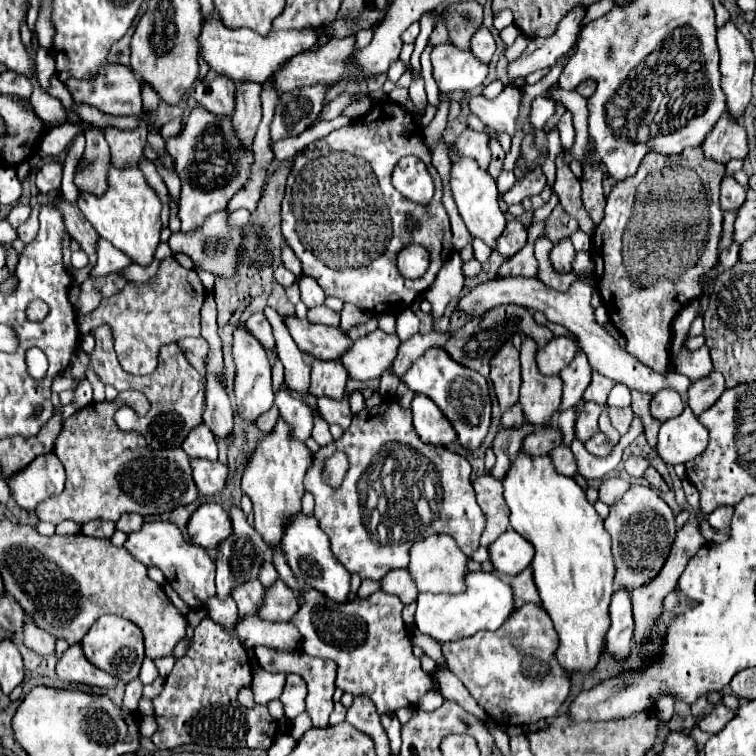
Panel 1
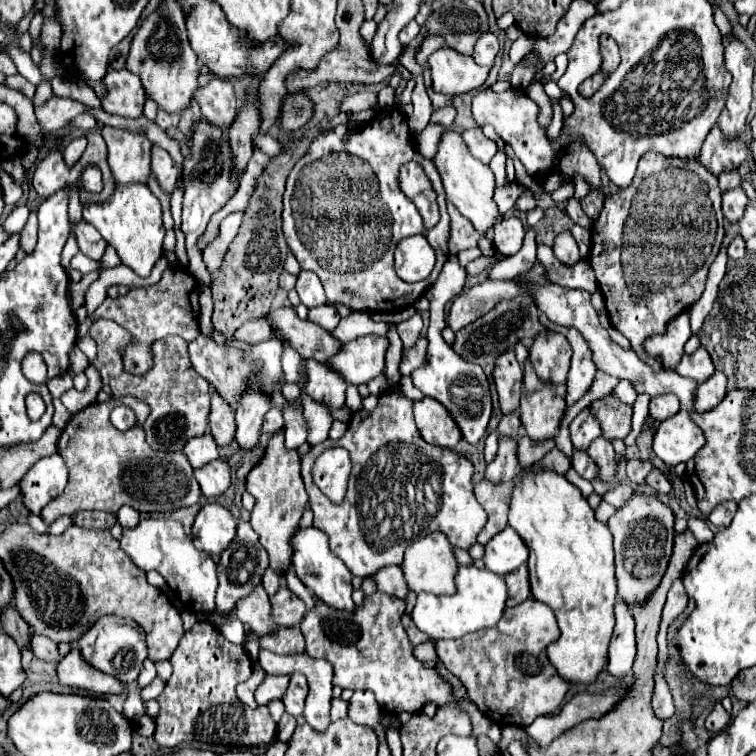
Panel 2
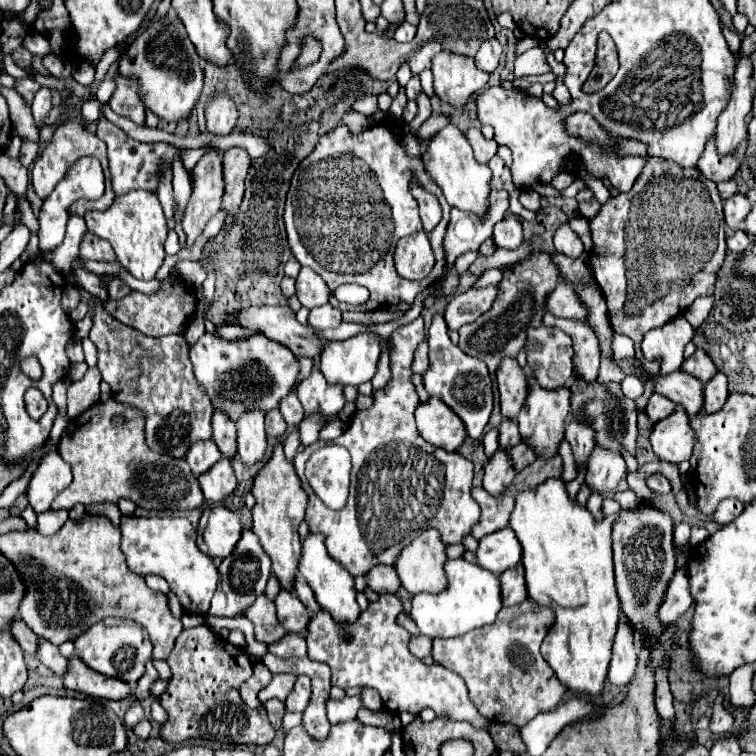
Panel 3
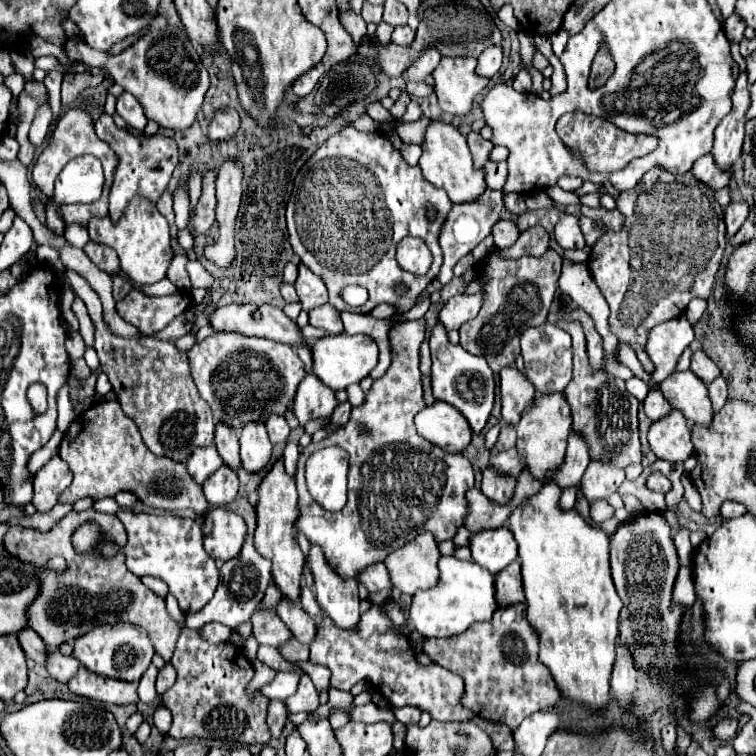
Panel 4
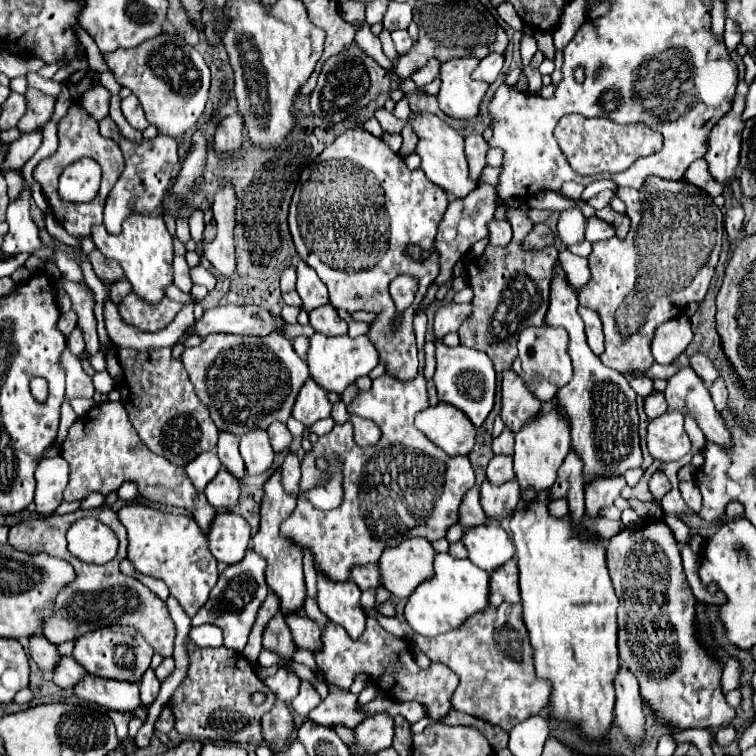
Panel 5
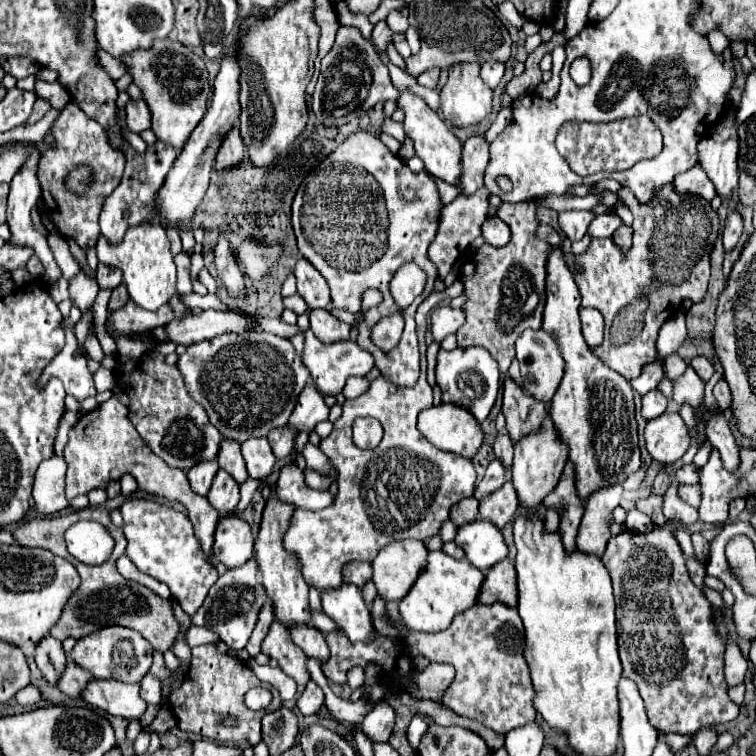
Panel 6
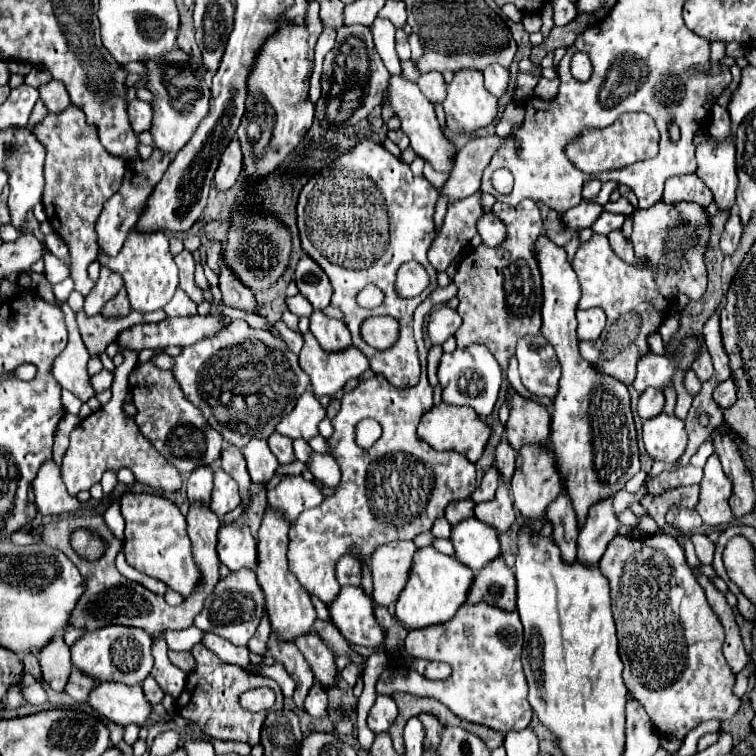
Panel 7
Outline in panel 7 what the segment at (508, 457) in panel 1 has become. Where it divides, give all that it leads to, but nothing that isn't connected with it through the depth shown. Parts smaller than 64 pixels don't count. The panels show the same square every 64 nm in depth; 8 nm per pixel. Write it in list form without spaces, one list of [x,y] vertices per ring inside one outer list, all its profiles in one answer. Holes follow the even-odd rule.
[[[500,484],[498,490],[496,490],[494,500],[476,504],[474,516],[476,516],[480,522],[492,526],[498,534],[508,532],[510,526],[512,526],[514,520],[516,520],[516,512],[514,512],[512,498],[510,498],[510,494],[508,494],[508,486],[506,486],[506,484]]]

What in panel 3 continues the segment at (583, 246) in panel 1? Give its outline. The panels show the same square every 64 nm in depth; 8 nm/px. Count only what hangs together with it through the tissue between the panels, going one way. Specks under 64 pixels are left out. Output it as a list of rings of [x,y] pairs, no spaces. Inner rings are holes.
[[[574,218],[574,220],[570,220],[570,226],[582,238],[584,250],[590,252],[590,248],[592,248],[592,236],[590,236],[590,230],[588,230],[588,220],[586,218]]]

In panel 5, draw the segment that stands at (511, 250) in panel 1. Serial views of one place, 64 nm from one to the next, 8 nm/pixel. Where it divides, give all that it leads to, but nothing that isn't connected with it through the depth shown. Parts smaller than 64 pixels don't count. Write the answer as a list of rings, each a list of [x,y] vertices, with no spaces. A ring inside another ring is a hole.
[[[494,218],[488,224],[488,240],[492,246],[508,246],[508,242],[512,240],[512,228],[506,220],[498,220]]]

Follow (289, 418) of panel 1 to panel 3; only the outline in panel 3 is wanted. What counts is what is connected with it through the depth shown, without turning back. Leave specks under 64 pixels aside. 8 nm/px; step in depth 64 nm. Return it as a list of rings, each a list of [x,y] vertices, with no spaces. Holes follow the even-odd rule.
[[[292,430],[292,432],[286,436],[286,440],[284,440],[284,452],[286,452],[288,462],[294,460],[294,456],[296,456],[296,448],[298,448],[298,442],[300,442],[300,434],[298,434],[298,430]]]

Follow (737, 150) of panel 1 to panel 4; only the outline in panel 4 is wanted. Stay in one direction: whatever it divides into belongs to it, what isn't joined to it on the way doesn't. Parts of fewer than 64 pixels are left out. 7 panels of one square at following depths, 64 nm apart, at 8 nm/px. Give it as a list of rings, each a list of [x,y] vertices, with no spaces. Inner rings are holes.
[[[706,154],[704,158],[696,160],[690,172],[696,176],[696,180],[704,182],[706,186],[712,186],[712,190],[720,190],[720,188],[728,186],[728,182],[730,182],[730,172],[720,172],[714,166],[712,154]]]

